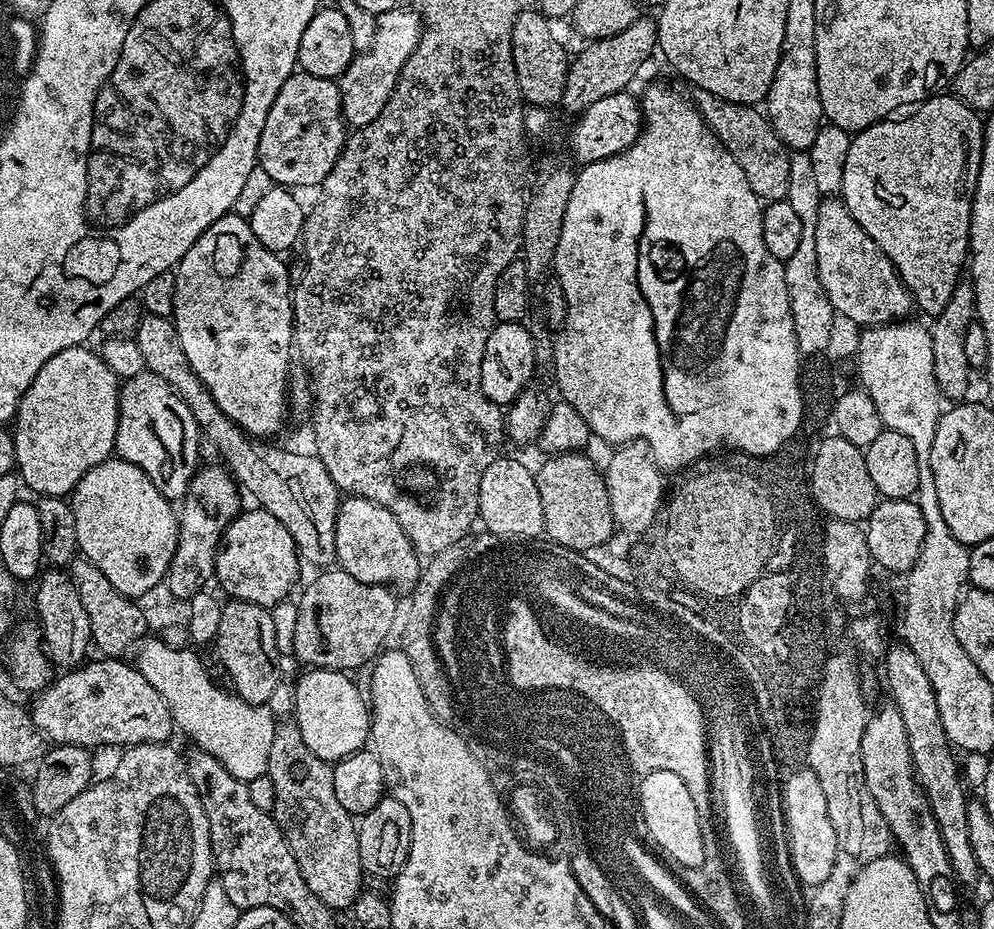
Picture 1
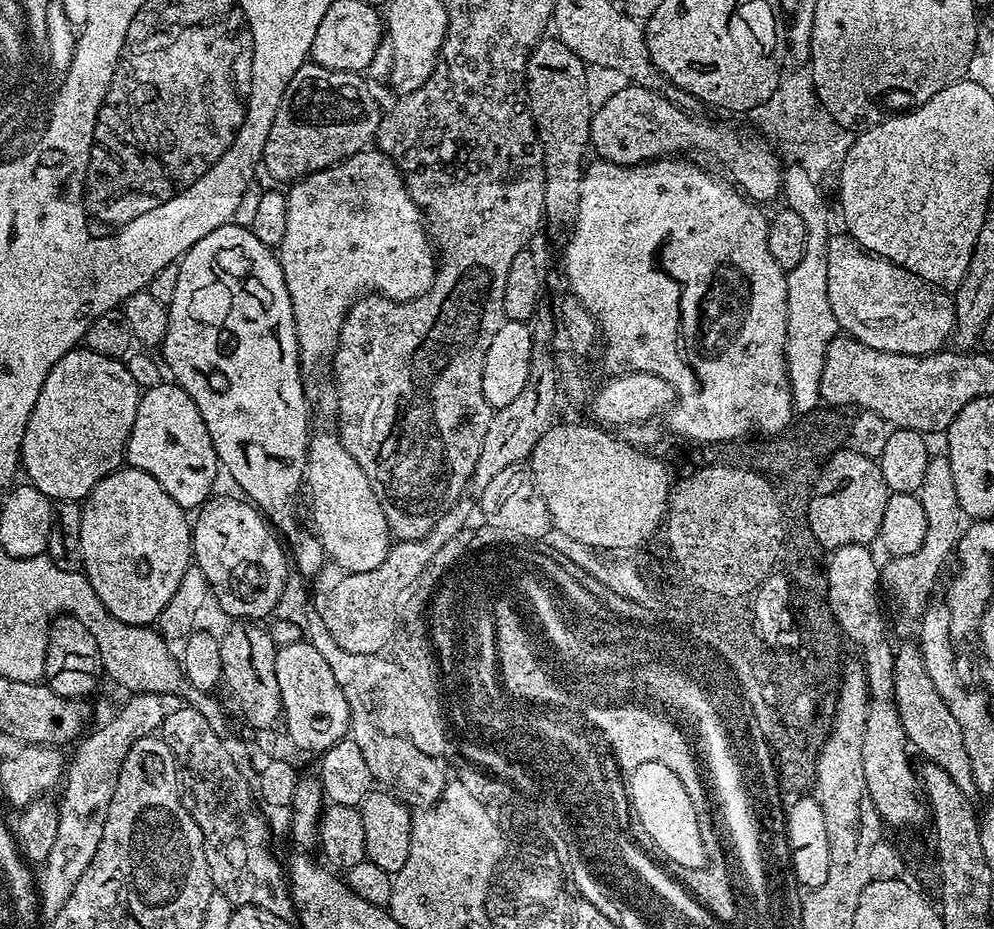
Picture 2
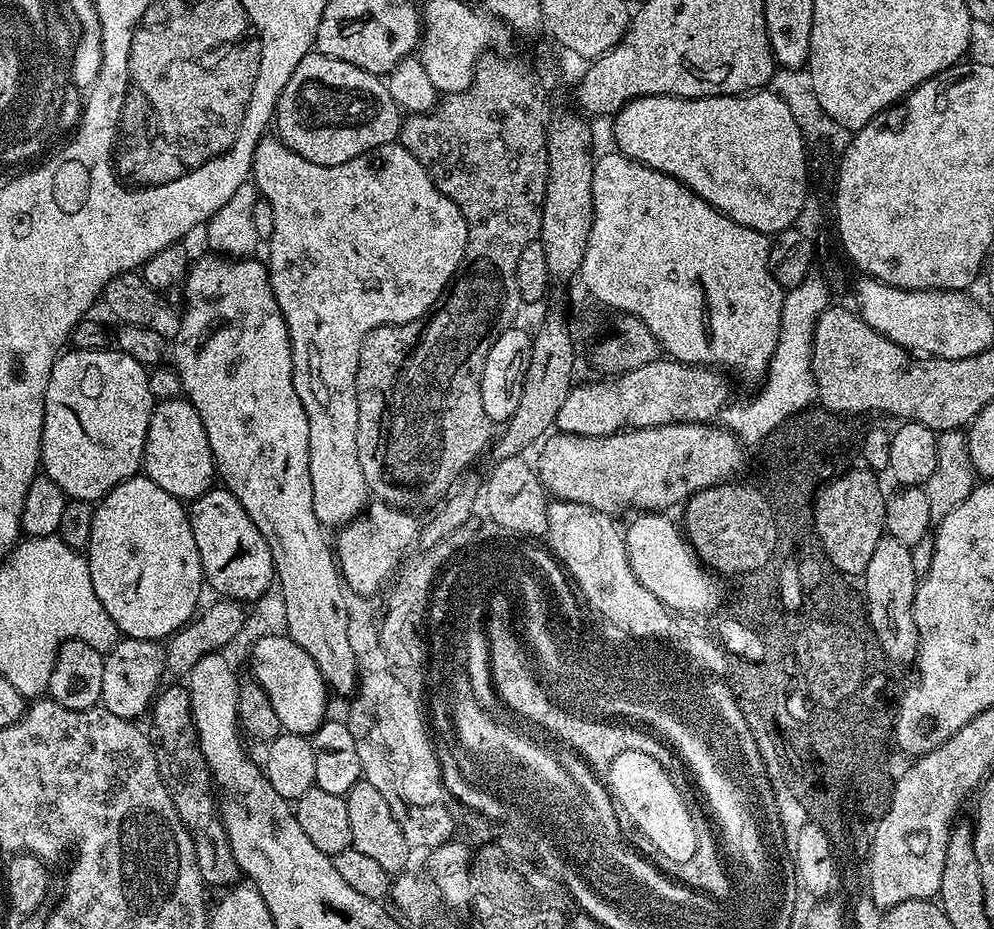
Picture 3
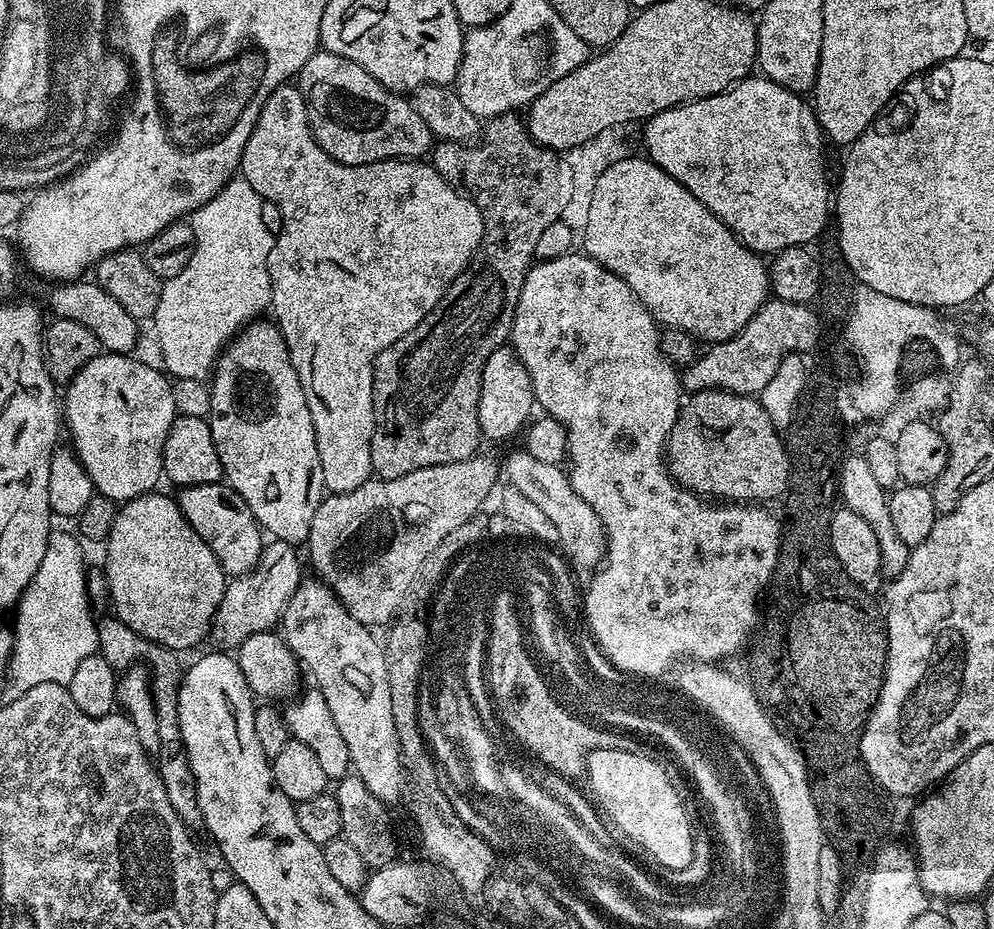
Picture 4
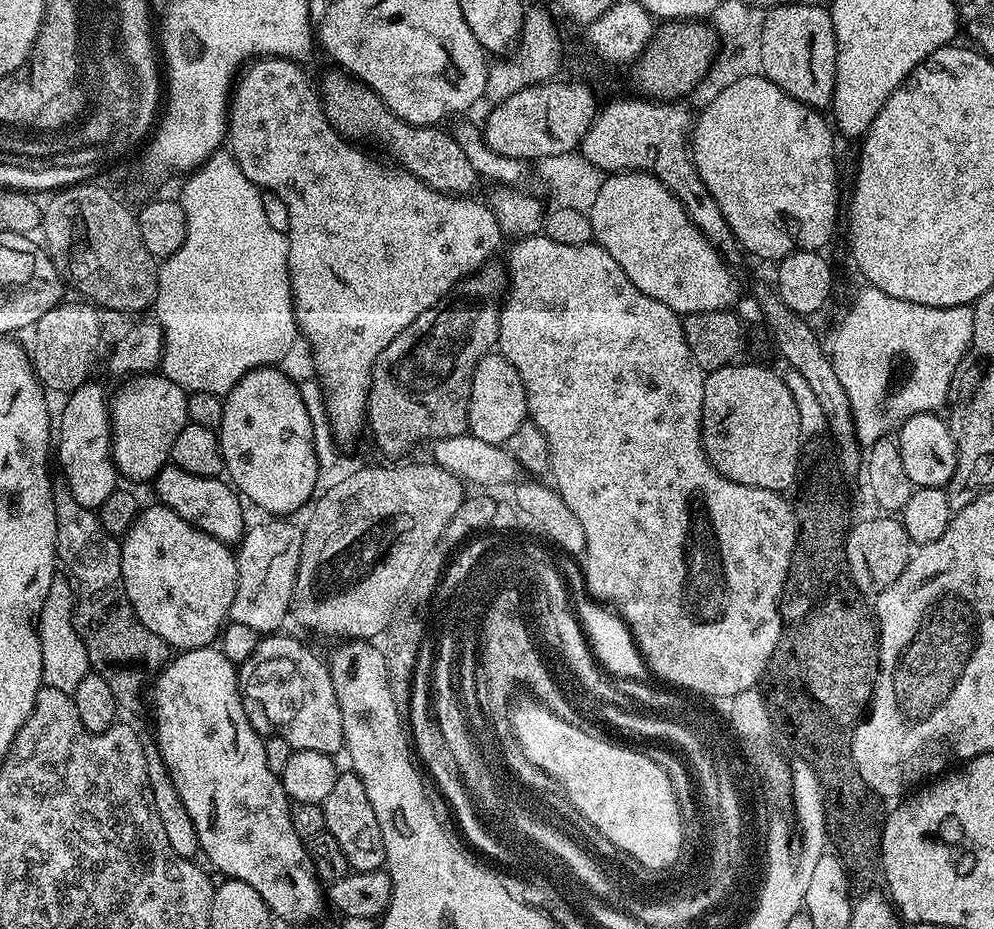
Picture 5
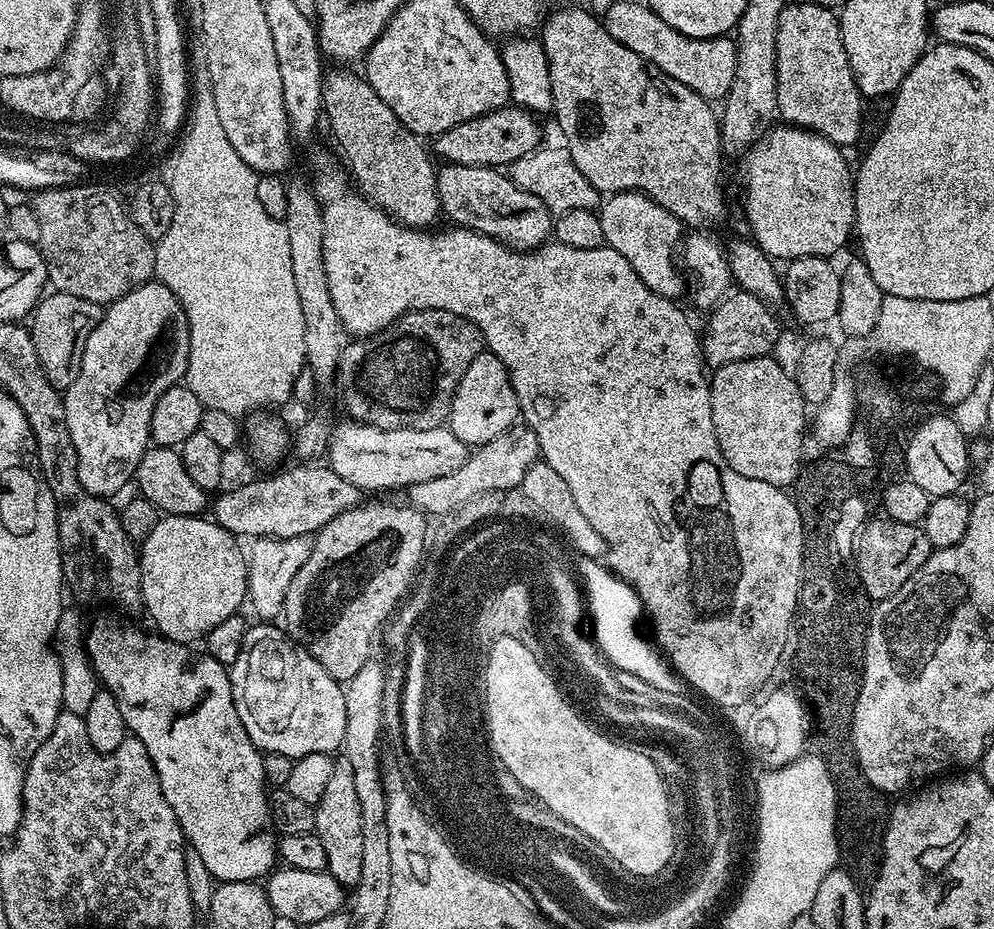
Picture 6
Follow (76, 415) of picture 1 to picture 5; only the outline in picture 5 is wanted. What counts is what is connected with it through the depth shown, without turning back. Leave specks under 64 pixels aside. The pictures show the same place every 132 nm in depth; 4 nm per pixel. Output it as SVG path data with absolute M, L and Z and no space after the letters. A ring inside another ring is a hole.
M136 374L121 384L124 385L110 396L112 463L121 477L151 481L169 463L178 434L190 422L189 393L163 374Z

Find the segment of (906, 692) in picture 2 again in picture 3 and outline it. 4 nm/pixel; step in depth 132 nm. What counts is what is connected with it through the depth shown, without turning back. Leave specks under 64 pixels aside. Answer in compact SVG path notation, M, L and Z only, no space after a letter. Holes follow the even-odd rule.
M884 535L874 546L874 555L862 574L864 580L864 604L870 624L882 628L884 648L891 663L911 665L916 659L920 645L918 626L914 622L914 598L918 574L914 570L914 558L909 545L898 542L898 538Z

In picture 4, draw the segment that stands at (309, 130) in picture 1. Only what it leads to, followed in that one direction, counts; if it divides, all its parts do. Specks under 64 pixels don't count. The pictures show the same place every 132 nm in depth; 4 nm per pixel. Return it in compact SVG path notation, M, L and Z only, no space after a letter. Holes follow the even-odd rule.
M317 50L302 66L298 87L316 144L338 162L358 166L379 160L424 158L434 147L433 134L414 110L411 99L370 78L350 58Z

